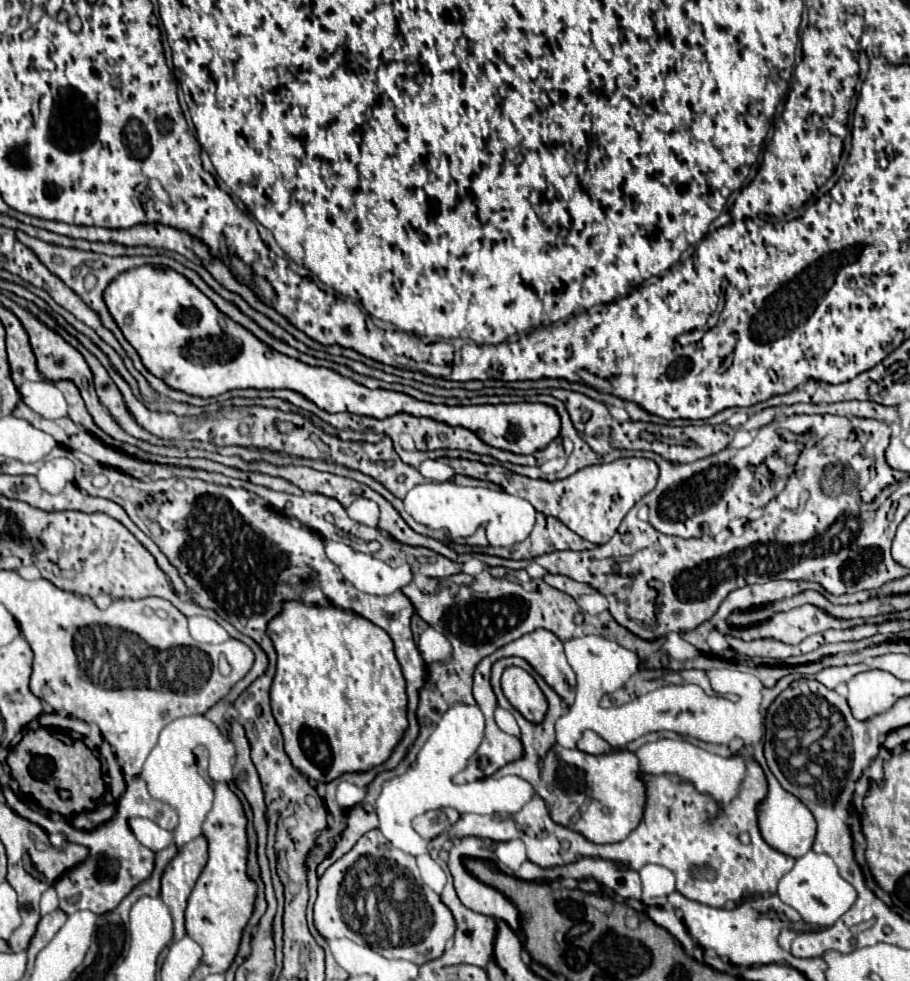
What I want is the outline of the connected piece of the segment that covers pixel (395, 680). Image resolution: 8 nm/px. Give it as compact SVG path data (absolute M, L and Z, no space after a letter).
M290 600L290 602L282 604L280 614L274 616L268 622L266 634L272 640L274 650L278 654L276 676L274 676L274 682L272 682L272 688L270 688L272 714L274 714L278 726L282 730L284 748L286 748L286 754L290 756L292 764L302 774L306 774L312 782L322 782L322 784L336 780L344 772L364 772L364 770L370 770L370 768L382 764L392 754L392 750L402 740L402 734L408 728L408 718L406 718L406 684L404 684L404 676L402 676L400 664L398 664L396 656L394 656L394 644L392 644L390 636L380 626L372 624L370 620L366 620L364 616L360 616L360 614L356 614L352 610L346 612L346 610L336 608L336 606L318 606L318 604L308 606L308 604L298 602L298 600Z

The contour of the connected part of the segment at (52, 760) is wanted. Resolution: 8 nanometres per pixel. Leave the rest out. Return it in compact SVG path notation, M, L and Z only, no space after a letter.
M48 728L28 730L22 740L10 748L8 766L22 794L30 794L42 808L62 816L94 810L98 798L106 792L100 760L84 746L84 742L72 740L66 744Z

